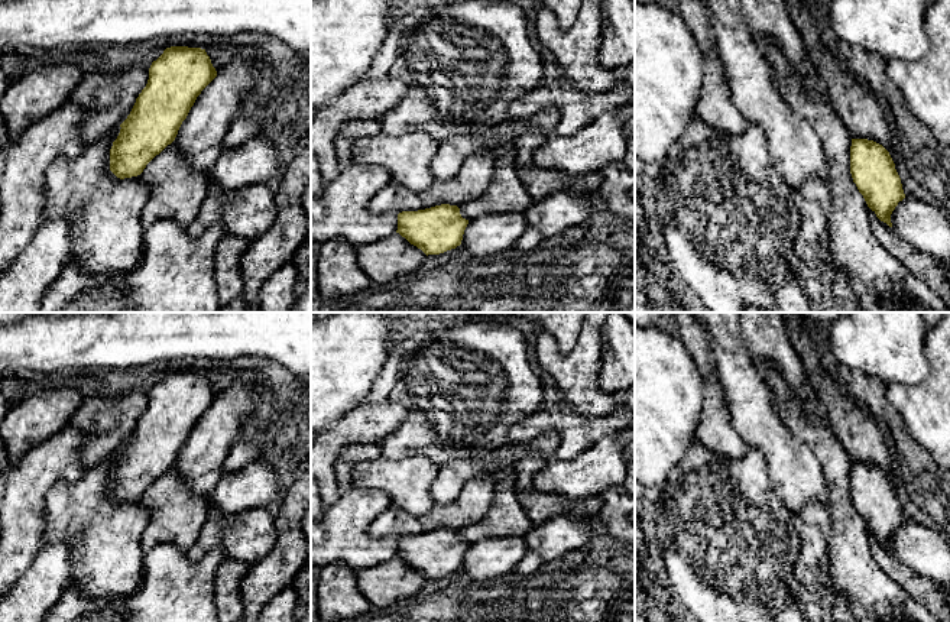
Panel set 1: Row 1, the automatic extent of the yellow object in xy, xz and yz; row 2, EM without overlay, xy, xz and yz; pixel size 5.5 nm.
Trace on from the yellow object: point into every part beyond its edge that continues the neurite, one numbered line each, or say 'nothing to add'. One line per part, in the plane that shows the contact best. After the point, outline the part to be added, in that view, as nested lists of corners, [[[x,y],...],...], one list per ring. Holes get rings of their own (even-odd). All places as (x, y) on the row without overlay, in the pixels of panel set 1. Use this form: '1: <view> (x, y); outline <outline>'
1: xy (107, 563); outline [[[119,450],[98,466],[84,470],[82,477],[75,482],[56,482],[46,496],[45,544],[74,544],[68,584],[75,586],[87,597],[126,600],[142,583],[142,534],[149,524],[149,511],[140,499],[120,503],[110,495],[110,473],[120,453]]]

